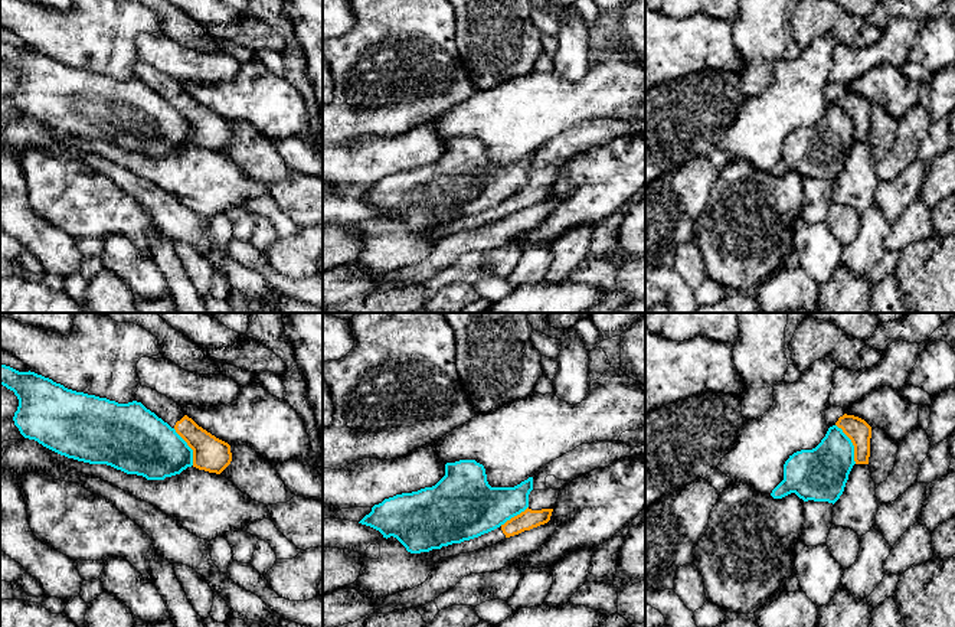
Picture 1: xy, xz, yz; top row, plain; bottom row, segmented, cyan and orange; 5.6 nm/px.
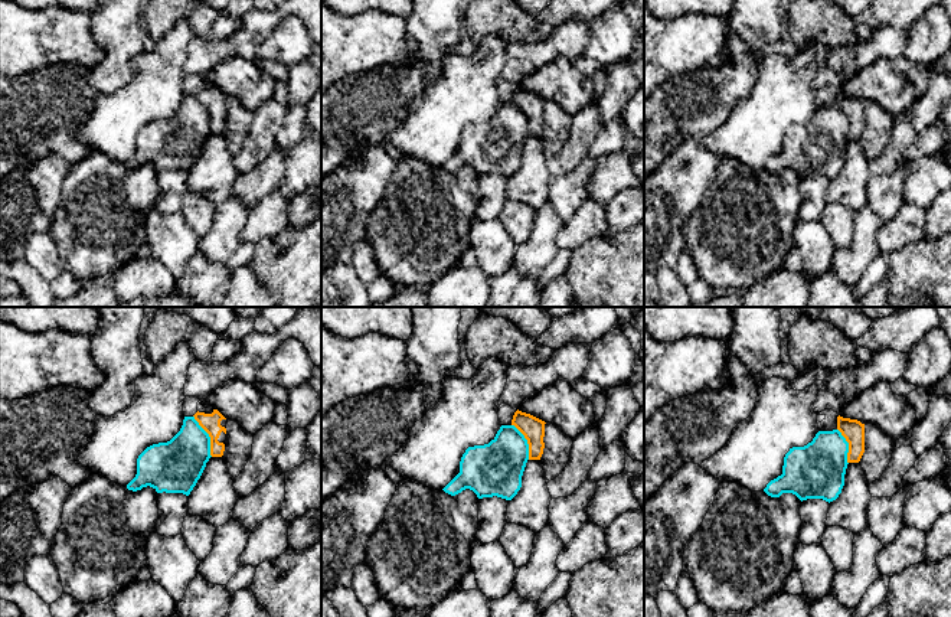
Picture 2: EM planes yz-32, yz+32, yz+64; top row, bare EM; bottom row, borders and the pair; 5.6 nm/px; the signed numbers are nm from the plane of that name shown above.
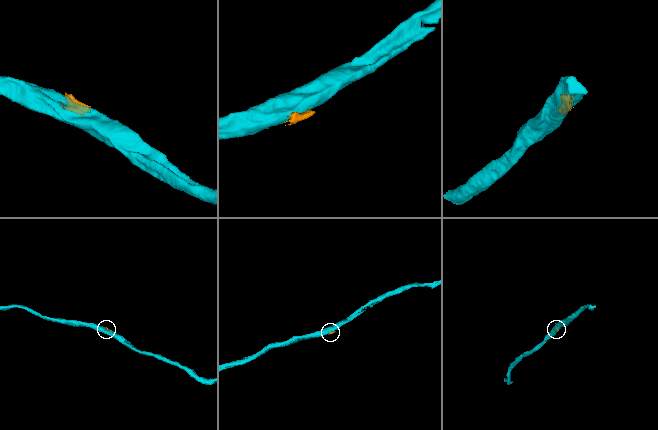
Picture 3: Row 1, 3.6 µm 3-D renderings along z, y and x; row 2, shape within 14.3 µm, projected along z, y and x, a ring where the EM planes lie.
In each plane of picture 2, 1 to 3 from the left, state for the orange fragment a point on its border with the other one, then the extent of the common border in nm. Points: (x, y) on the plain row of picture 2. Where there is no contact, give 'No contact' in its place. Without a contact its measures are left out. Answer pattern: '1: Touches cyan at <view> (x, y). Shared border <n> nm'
1: Touches cyan at yz-32 (208, 113). Shared border 260 nm
2: Touches cyan at yz+32 (526, 118). Shared border 220 nm
3: Touches cyan at yz+64 (847, 123). Shared border 200 nm

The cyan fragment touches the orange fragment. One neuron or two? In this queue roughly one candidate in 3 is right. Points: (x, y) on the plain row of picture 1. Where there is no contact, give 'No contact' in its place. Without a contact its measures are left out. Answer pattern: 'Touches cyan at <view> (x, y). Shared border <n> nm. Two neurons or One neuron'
Touches cyan at yz (852, 121). Shared border 260 nm. Two neurons

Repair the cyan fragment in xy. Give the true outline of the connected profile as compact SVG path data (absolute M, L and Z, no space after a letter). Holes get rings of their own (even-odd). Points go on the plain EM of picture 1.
M0 42L0 62L19 76L13 98L24 115L89 141L107 141L147 157L164 157L193 143L193 127L167 99L141 79L118 81L65 65L35 49Z

